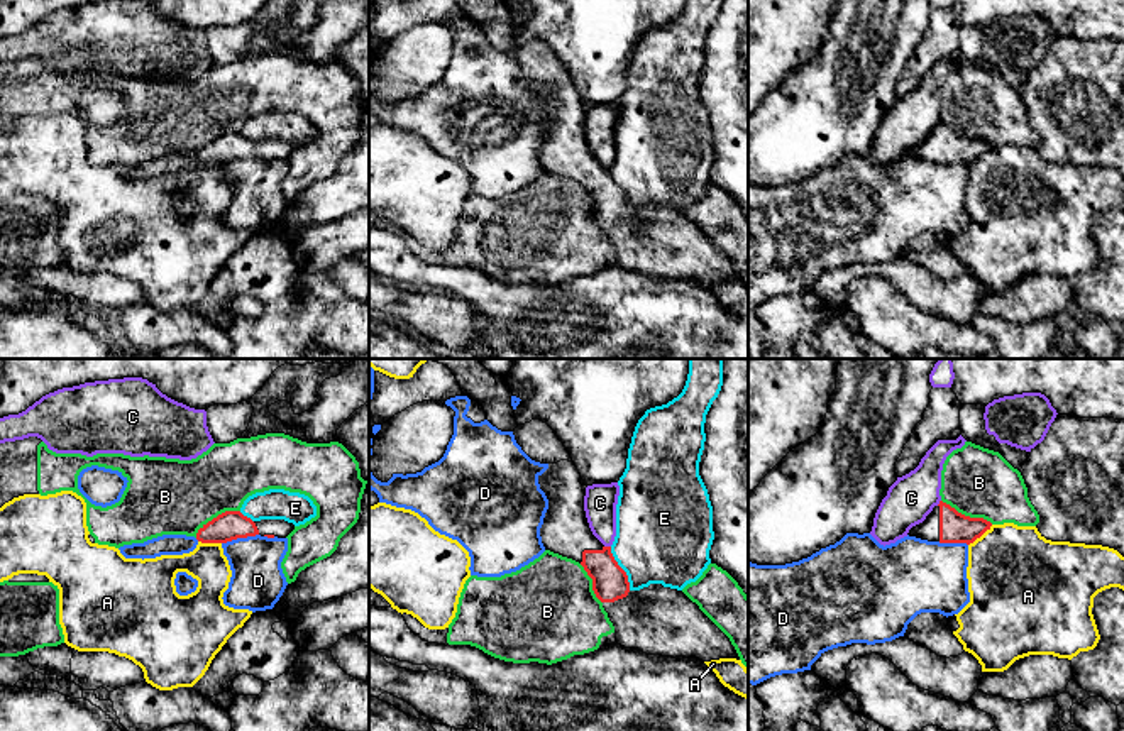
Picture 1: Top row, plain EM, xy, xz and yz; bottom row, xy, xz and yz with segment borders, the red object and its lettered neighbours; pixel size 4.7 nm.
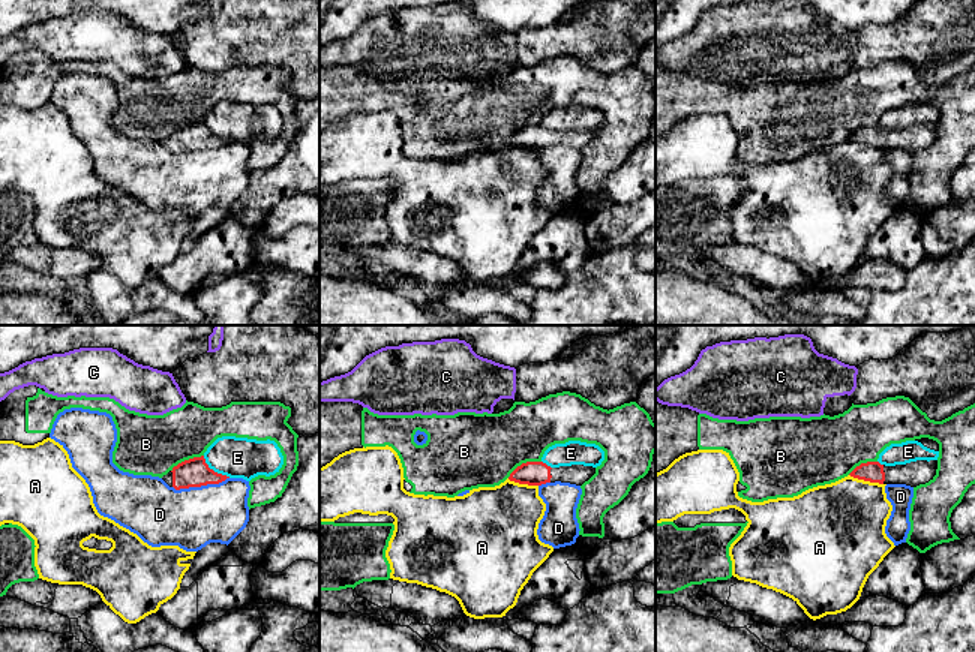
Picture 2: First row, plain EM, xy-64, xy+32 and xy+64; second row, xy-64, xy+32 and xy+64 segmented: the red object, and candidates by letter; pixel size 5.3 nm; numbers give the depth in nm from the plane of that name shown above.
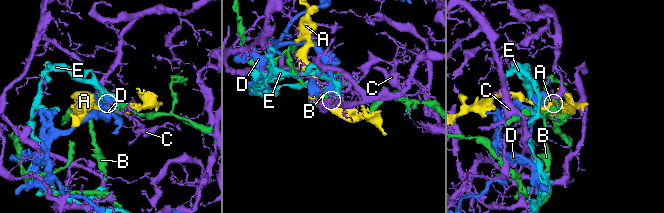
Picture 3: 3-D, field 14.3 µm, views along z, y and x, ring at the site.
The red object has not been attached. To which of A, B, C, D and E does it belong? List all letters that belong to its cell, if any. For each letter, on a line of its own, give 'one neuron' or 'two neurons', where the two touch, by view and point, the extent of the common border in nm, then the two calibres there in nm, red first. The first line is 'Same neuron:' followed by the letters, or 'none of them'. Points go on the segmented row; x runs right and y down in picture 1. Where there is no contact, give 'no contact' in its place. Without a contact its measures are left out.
Same neuron: none of them
A: two neurons; contact yz (980, 535); length 160 nm; calibres 140 and 440 nm
B: two neurons; contact xy (217, 516); length 260 nm; calibres 140 and 360 nm
C: two neurons; contact xz (608, 547); length 30 nm; calibres 180 and 160 nm
D: two neurons; contact xy (239, 537); length 180 nm; calibres 140 and 260 nm
E: two neurons; contact xz (622, 569); length 220 nm; calibres 180 and 440 nm

